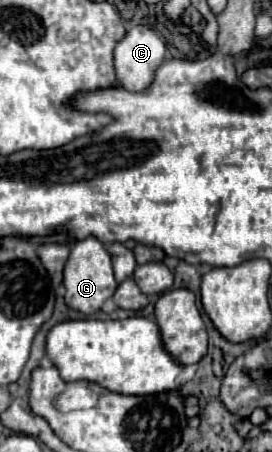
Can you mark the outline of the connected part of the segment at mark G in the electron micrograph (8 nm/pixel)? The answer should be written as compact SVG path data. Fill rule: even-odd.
M86 237L84 241L78 241L72 247L64 271L64 287L66 287L66 297L64 297L66 305L84 315L94 315L96 311L100 311L104 301L114 295L114 291L118 289L118 281L114 279L110 255L98 239Z

